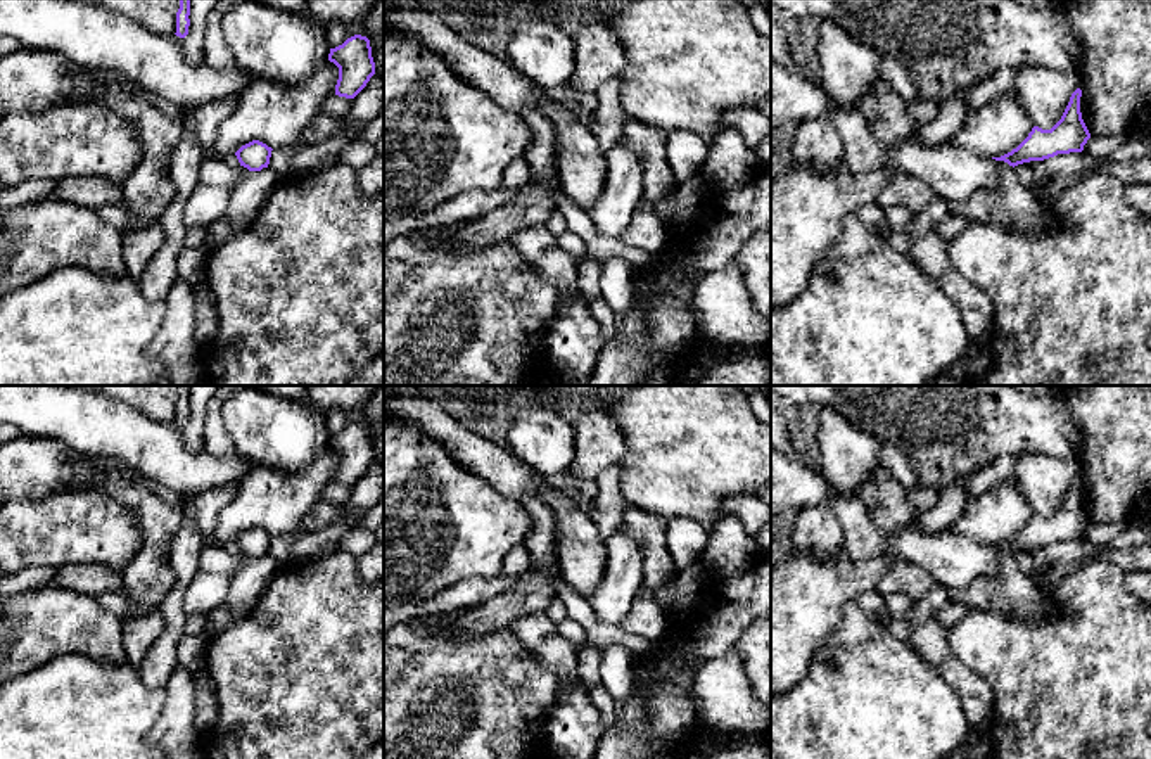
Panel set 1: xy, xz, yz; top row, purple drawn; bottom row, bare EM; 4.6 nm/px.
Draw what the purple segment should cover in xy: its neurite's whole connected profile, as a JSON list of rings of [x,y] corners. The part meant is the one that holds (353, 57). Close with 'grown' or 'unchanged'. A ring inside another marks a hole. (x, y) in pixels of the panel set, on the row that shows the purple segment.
[[[361,35],[330,48],[328,61],[339,67],[335,95],[354,99],[375,74],[370,40]]]; unchanged

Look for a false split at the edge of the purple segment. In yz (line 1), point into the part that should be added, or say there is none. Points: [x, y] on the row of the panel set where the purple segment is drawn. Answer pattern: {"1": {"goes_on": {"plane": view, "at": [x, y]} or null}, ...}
{"1": {"goes_on": null}}

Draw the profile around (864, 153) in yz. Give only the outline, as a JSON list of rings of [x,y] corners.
[[[828,97],[830,121],[840,133],[847,149],[847,168],[852,173],[887,169],[890,176],[897,173],[887,157],[883,142],[873,137],[868,121],[859,111],[843,111]]]

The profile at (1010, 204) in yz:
[[[1013,166],[1002,171],[995,188],[980,188],[968,201],[951,204],[951,211],[1016,233],[1037,233],[1052,223],[1046,202],[1020,183]]]

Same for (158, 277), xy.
[[[181,128],[178,145],[171,157],[171,178],[175,183],[175,197],[169,207],[161,214],[159,225],[164,230],[164,244],[143,268],[138,285],[149,301],[166,299],[169,289],[178,278],[176,261],[185,247],[187,226],[183,223],[185,204],[200,183],[199,169],[204,156],[192,131]]]

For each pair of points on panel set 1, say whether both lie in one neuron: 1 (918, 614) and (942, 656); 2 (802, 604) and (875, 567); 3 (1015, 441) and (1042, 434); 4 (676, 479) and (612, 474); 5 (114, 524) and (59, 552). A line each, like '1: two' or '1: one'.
1: two
2: one
3: one
4: two
5: one

